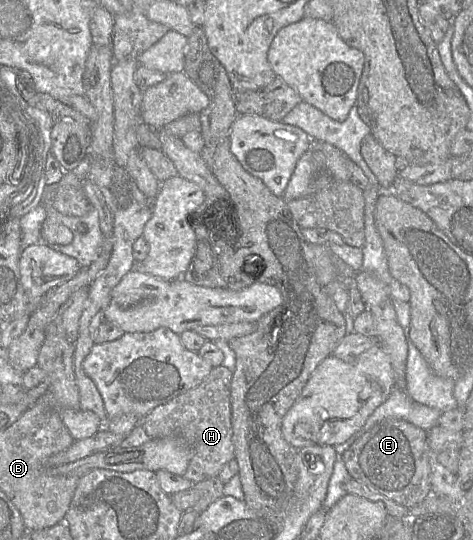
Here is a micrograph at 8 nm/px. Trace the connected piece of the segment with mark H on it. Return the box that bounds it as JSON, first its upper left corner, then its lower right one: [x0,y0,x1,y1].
[138,365,235,484]

